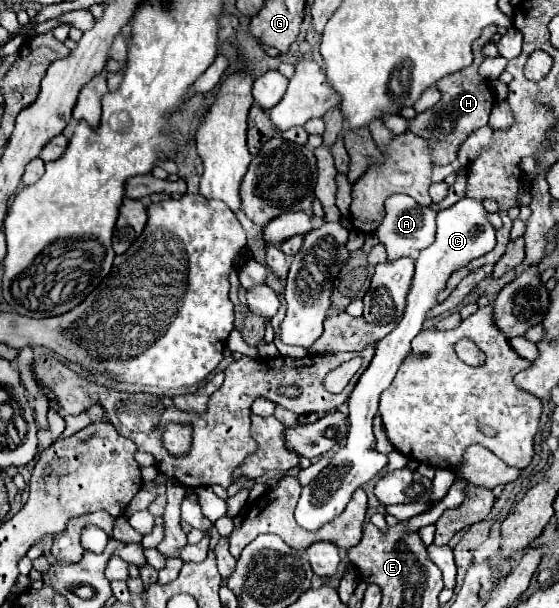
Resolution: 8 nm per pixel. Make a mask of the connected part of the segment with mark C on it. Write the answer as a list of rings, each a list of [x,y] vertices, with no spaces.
[[[464,197],[452,207],[438,211],[436,225],[438,225],[436,241],[430,247],[422,249],[420,257],[416,259],[416,273],[414,273],[412,287],[406,297],[406,311],[404,311],[402,321],[392,333],[388,333],[384,339],[376,343],[374,359],[370,361],[368,369],[362,373],[354,391],[350,393],[350,399],[348,399],[350,429],[348,429],[346,445],[332,457],[332,463],[326,469],[322,469],[320,475],[310,485],[302,489],[300,501],[296,505],[296,521],[300,527],[308,531],[316,531],[322,525],[340,517],[352,493],[358,487],[362,487],[366,481],[376,477],[388,465],[388,457],[376,451],[376,439],[373,433],[373,419],[378,411],[378,397],[392,383],[400,361],[406,357],[410,349],[412,339],[422,331],[422,323],[428,311],[438,305],[436,297],[446,287],[446,281],[450,279],[450,275],[458,271],[460,267],[468,265],[472,259],[486,255],[496,245],[496,229],[488,221],[488,211],[484,209],[482,199]]]

